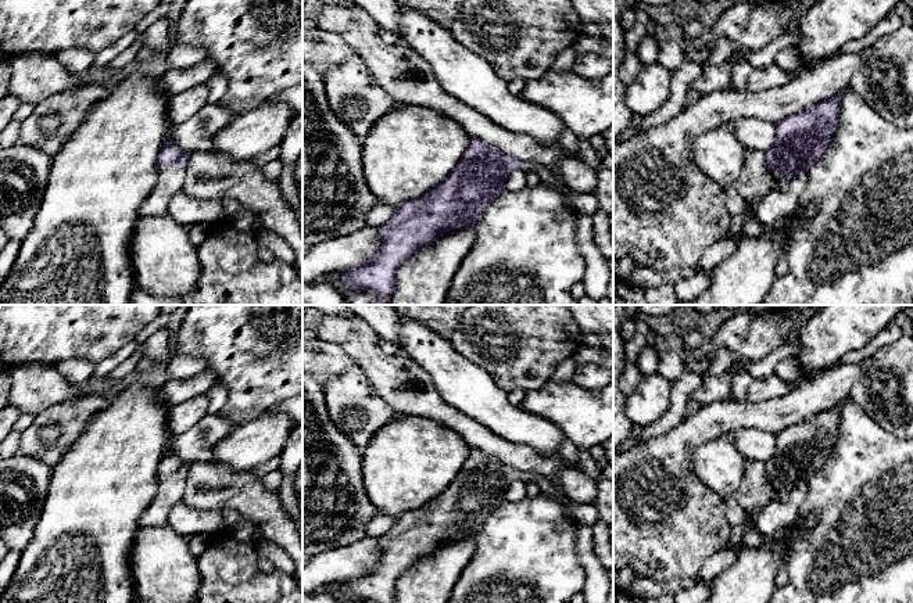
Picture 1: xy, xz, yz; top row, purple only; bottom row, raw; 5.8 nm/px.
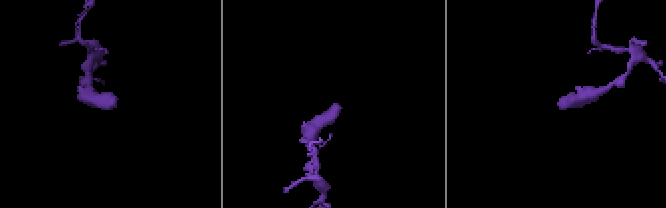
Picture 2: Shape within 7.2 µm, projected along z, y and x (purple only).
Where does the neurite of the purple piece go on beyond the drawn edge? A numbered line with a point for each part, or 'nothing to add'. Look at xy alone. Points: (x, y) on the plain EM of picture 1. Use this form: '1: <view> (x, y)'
1: xy (171, 490)

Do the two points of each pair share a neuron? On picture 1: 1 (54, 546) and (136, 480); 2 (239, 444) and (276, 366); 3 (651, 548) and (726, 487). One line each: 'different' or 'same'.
1: same
2: different
3: different

